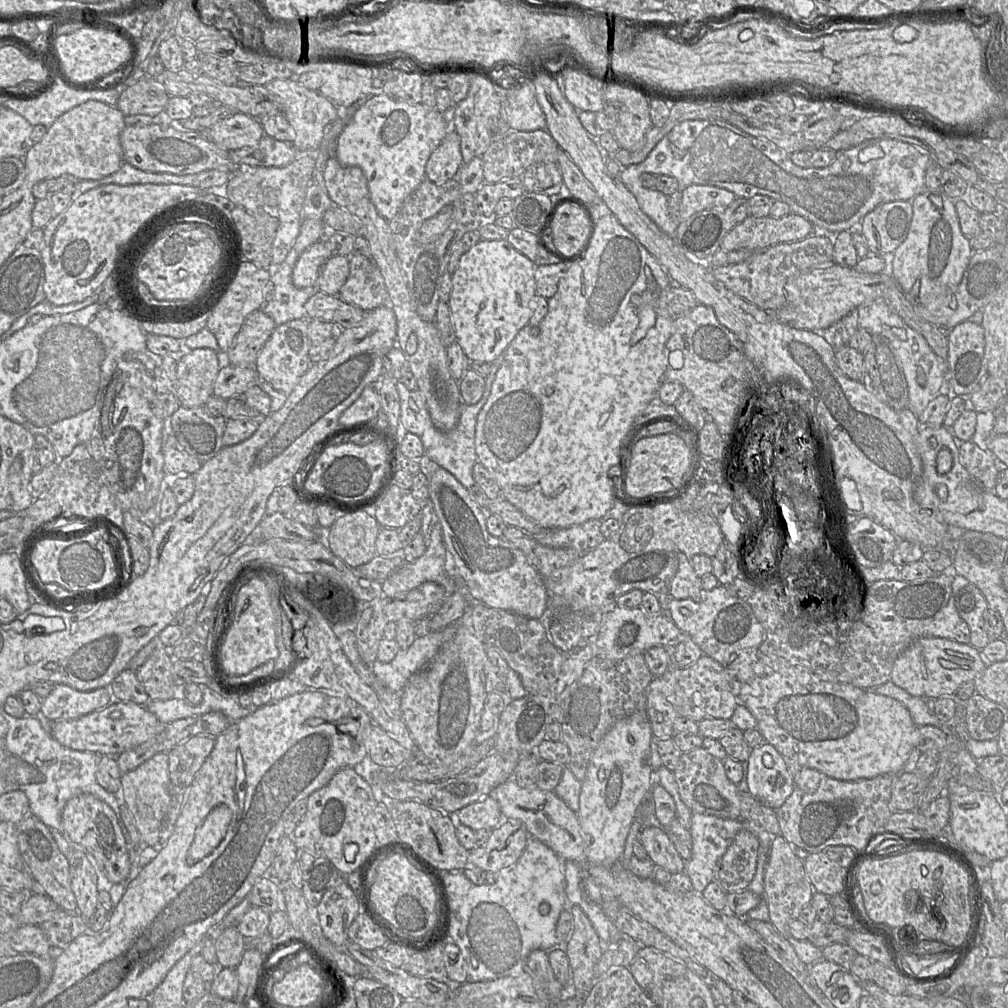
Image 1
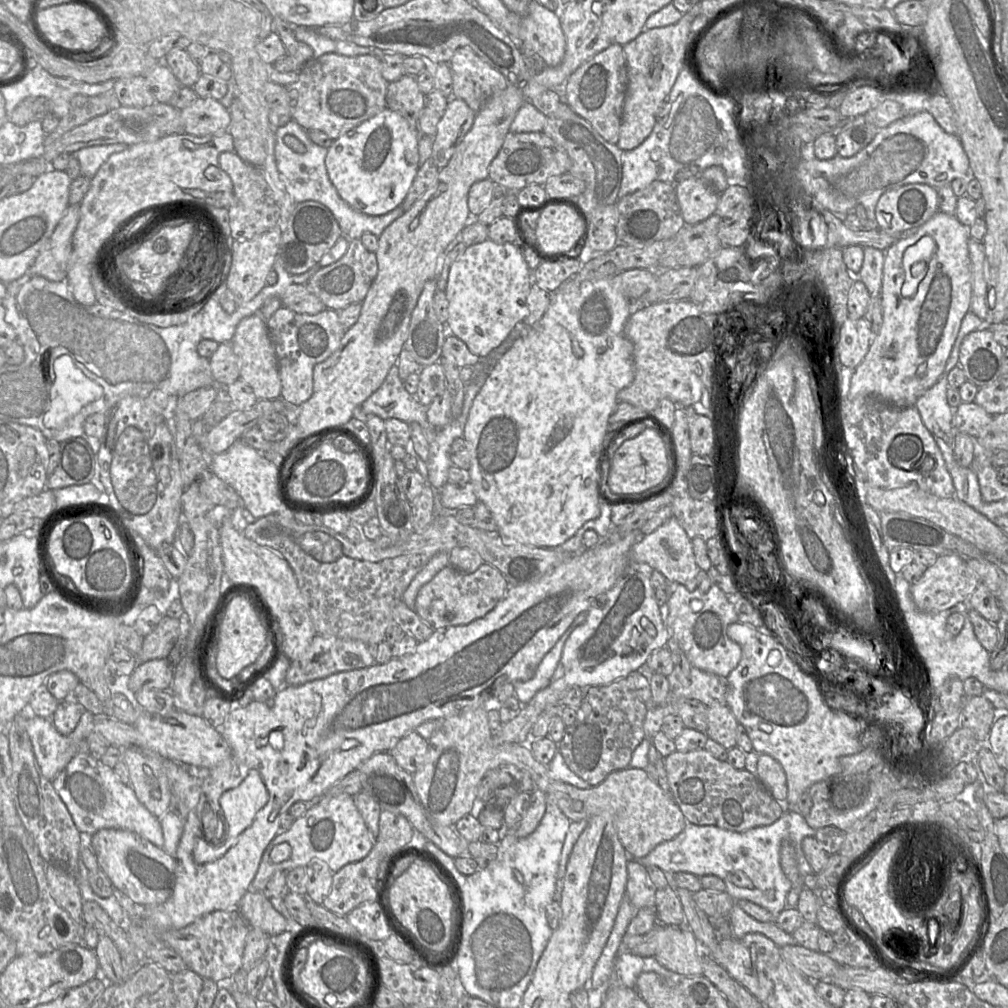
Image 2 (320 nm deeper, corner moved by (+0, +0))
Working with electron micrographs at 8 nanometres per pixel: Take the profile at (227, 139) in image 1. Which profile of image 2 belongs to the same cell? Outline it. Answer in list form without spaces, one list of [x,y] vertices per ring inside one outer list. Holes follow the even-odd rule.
[[[200,97],[181,110],[181,118],[185,133],[200,137],[228,131],[231,121],[229,109],[218,100]]]

